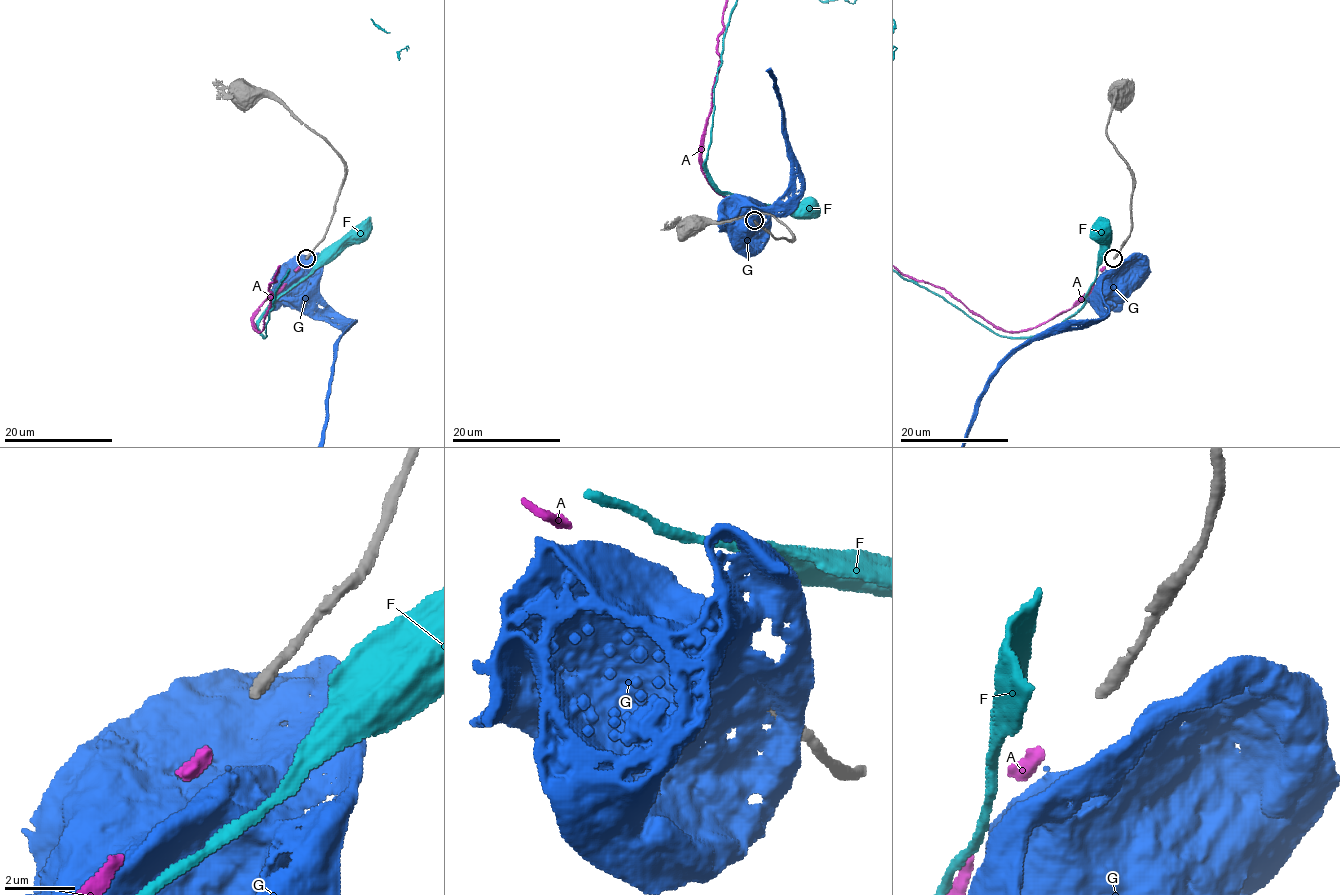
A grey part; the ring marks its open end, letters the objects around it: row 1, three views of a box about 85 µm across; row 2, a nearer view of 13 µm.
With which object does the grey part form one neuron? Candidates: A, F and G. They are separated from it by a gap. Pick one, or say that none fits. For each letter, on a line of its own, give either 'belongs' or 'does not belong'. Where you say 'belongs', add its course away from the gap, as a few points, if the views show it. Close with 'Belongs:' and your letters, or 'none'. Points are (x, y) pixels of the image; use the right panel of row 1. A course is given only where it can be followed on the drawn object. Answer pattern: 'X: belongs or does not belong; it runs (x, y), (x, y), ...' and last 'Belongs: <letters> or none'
A: belongs
F: does not belong
G: does not belong
Belongs: A

